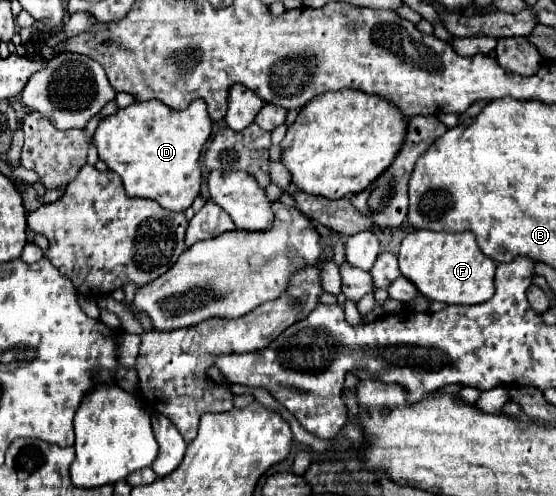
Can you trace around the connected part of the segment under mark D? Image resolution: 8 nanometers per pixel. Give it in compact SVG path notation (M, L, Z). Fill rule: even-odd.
M159 100L135 102L113 116L101 120L93 134L93 144L109 170L117 172L131 198L157 200L173 212L187 210L199 194L199 156L213 130L203 100L195 100L185 110L171 110Z

